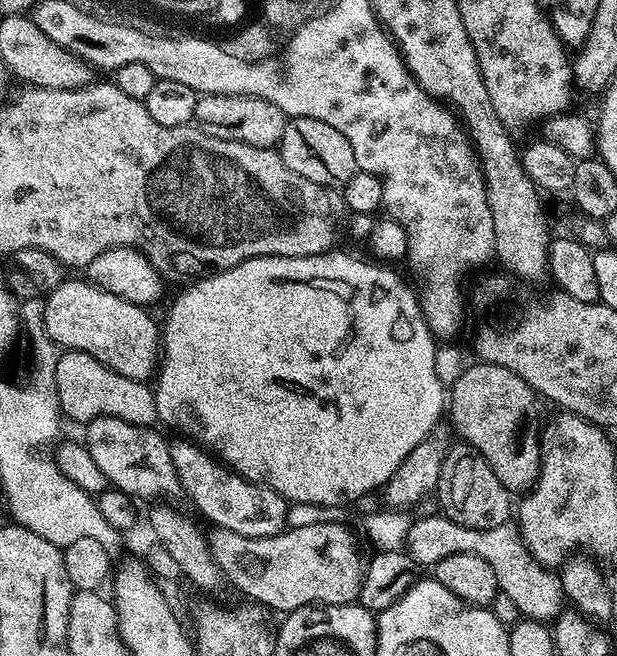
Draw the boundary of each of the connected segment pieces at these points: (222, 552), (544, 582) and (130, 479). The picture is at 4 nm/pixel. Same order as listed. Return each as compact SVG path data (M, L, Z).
M332 520L291 528L276 536L243 536L213 527L206 541L219 575L244 595L241 597L265 609L277 608L280 614L287 614L309 606L353 603L360 595L366 567L355 534Z
M443 514L426 516L409 527L406 551L418 566L434 566L442 562L442 558L450 558L455 552L478 554L478 558L483 558L493 568L503 599L505 596L521 612L521 617L552 622L565 611L566 597L561 577L549 565L541 564L536 559L515 523L494 526L490 530L474 530L458 526L458 522Z
M98 416L87 421L88 433L82 437L90 458L98 462L98 470L102 470L105 481L113 488L133 498L140 496L156 496L162 492L177 491L178 481L174 462L168 450L169 441L163 440L155 431L155 427L143 428L130 422L122 422L122 418Z

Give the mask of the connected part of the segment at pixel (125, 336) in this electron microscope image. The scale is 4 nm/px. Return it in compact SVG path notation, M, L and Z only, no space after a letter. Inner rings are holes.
M84 278L65 279L47 296L43 331L61 349L90 354L98 358L98 362L110 366L110 370L126 374L126 378L145 382L153 379L162 356L162 328L152 321L147 307L131 304L121 296L89 284Z

